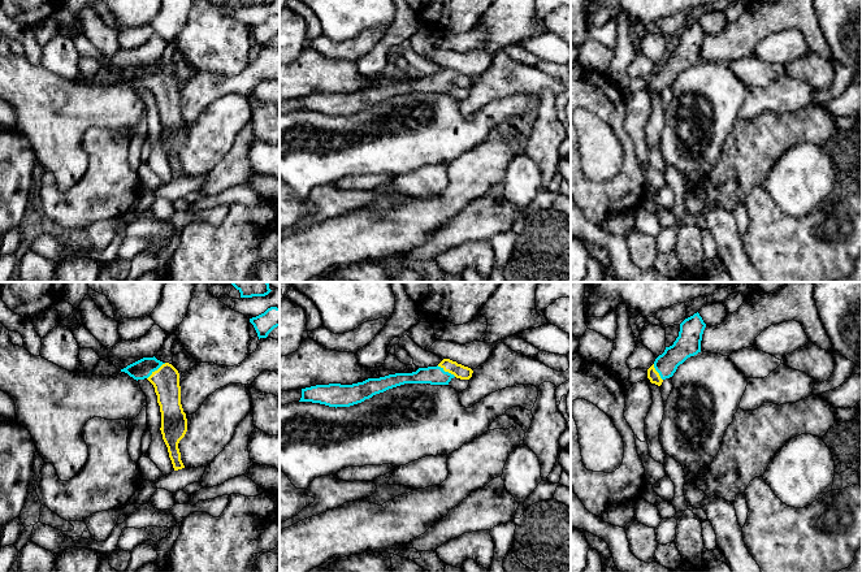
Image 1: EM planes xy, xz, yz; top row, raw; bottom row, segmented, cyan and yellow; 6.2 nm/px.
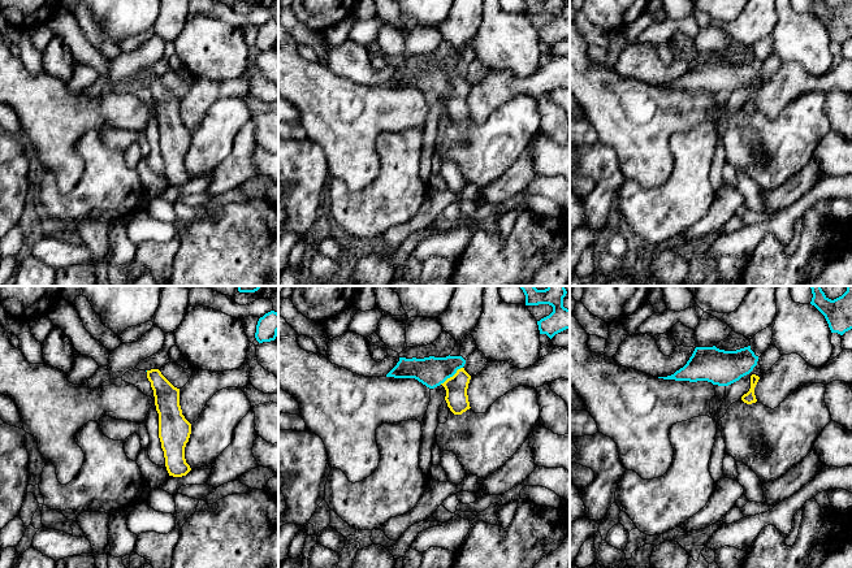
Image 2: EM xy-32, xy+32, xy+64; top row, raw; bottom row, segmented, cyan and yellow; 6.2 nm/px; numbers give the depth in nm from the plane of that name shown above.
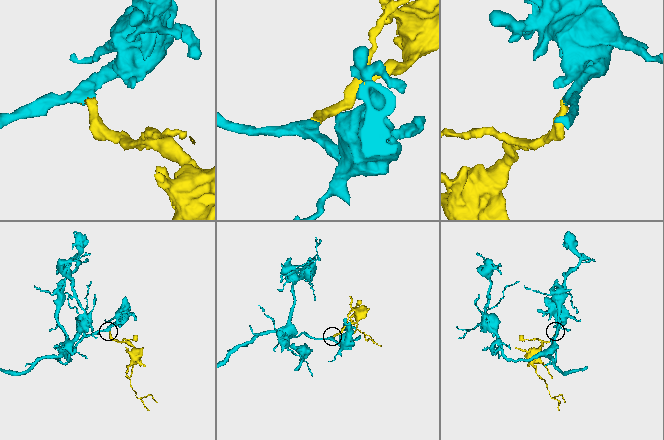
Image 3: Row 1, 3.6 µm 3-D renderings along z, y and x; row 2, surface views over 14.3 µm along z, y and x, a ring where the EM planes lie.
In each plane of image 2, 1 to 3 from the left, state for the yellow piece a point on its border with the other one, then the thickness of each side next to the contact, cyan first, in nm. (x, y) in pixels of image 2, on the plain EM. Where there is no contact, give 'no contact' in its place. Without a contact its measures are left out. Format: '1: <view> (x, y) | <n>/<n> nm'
1: no contact
2: xy+32 (450, 85) | 180/140 nm
3: no contact

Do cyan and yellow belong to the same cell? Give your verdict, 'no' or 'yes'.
yes

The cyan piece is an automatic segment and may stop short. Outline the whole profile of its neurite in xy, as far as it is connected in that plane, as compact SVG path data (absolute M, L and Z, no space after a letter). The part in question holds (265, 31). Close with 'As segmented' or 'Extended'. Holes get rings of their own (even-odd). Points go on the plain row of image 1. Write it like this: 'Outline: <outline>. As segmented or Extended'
Outline: M270 16L264 22L250 27L254 34L259 48L267 47L268 43L277 35L280 35L280 17Z. As segmented

